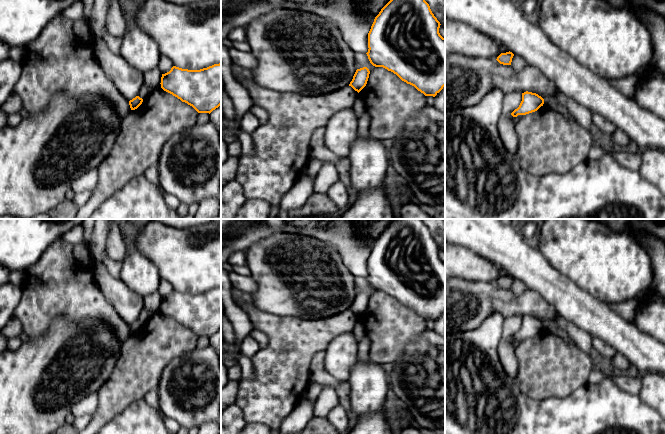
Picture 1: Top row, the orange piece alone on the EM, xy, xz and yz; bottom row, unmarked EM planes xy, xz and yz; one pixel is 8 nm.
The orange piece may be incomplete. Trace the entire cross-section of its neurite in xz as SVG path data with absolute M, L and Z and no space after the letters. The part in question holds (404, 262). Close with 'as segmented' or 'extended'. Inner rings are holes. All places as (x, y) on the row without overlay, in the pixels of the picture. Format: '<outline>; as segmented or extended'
M396 219L375 241L368 257L369 273L366 278L370 287L393 296L425 320L435 321L445 310L445 262L439 257L440 249L421 219Z; as segmented

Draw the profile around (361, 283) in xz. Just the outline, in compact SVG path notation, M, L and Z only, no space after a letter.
M357 276L355 277L354 283L355 283L356 294L363 291L367 291L369 295L372 295L375 292L375 290L373 290L370 287L366 277Z

